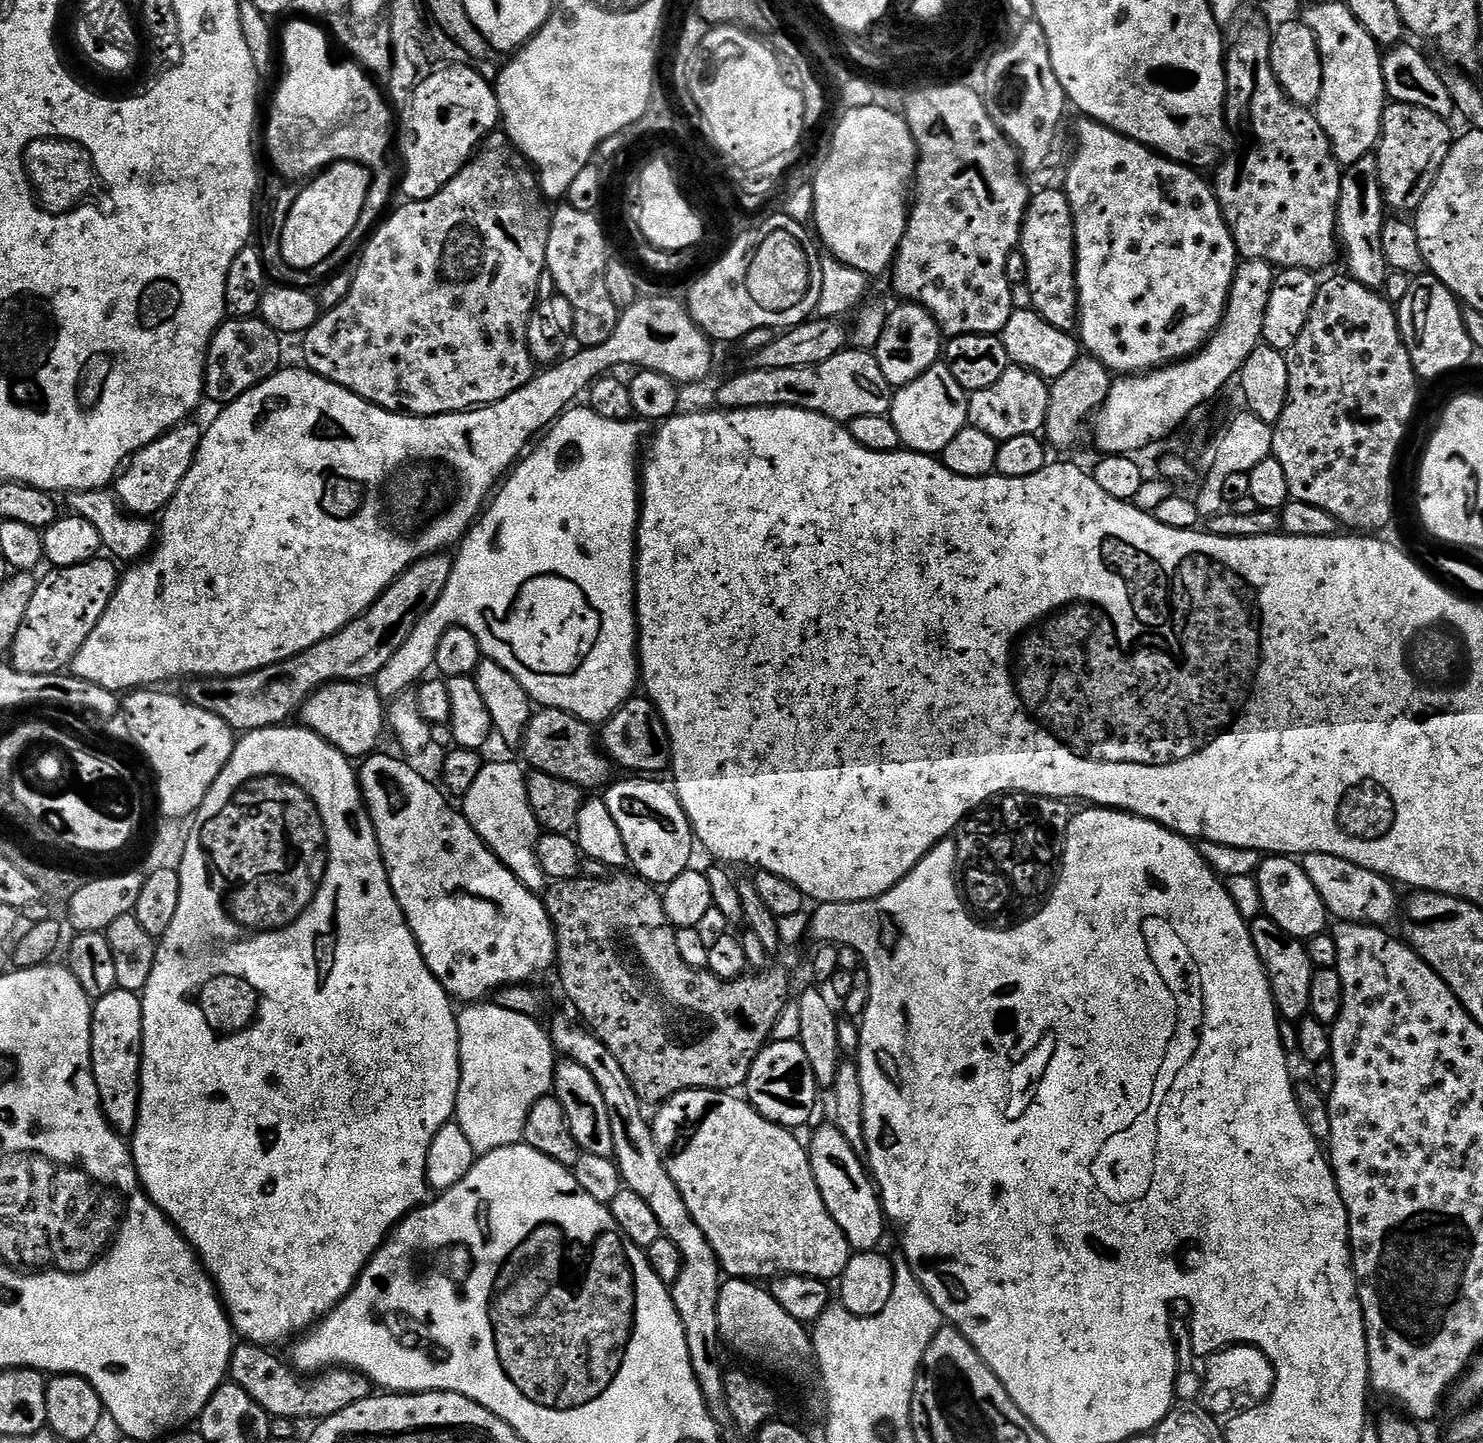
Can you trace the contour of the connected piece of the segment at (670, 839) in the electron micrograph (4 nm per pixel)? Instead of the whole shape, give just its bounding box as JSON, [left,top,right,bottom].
[602,776,696,886]

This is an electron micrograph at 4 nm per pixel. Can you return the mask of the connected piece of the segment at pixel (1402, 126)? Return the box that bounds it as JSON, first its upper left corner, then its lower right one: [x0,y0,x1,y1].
[1374,103,1453,214]

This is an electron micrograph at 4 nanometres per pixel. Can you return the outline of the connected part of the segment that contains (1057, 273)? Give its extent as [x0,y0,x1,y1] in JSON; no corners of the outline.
[1019,187,1078,333]

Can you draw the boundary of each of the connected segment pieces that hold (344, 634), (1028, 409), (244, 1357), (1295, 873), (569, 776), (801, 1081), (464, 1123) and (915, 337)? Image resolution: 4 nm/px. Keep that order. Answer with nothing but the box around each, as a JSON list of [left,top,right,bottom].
[[186,554,452,733],[968,366,1050,441],[227,1343,358,1422],[1254,854,1330,942],[524,706,610,790],[744,1041,820,1130],[454,1002,558,1154],[874,302,942,389]]

